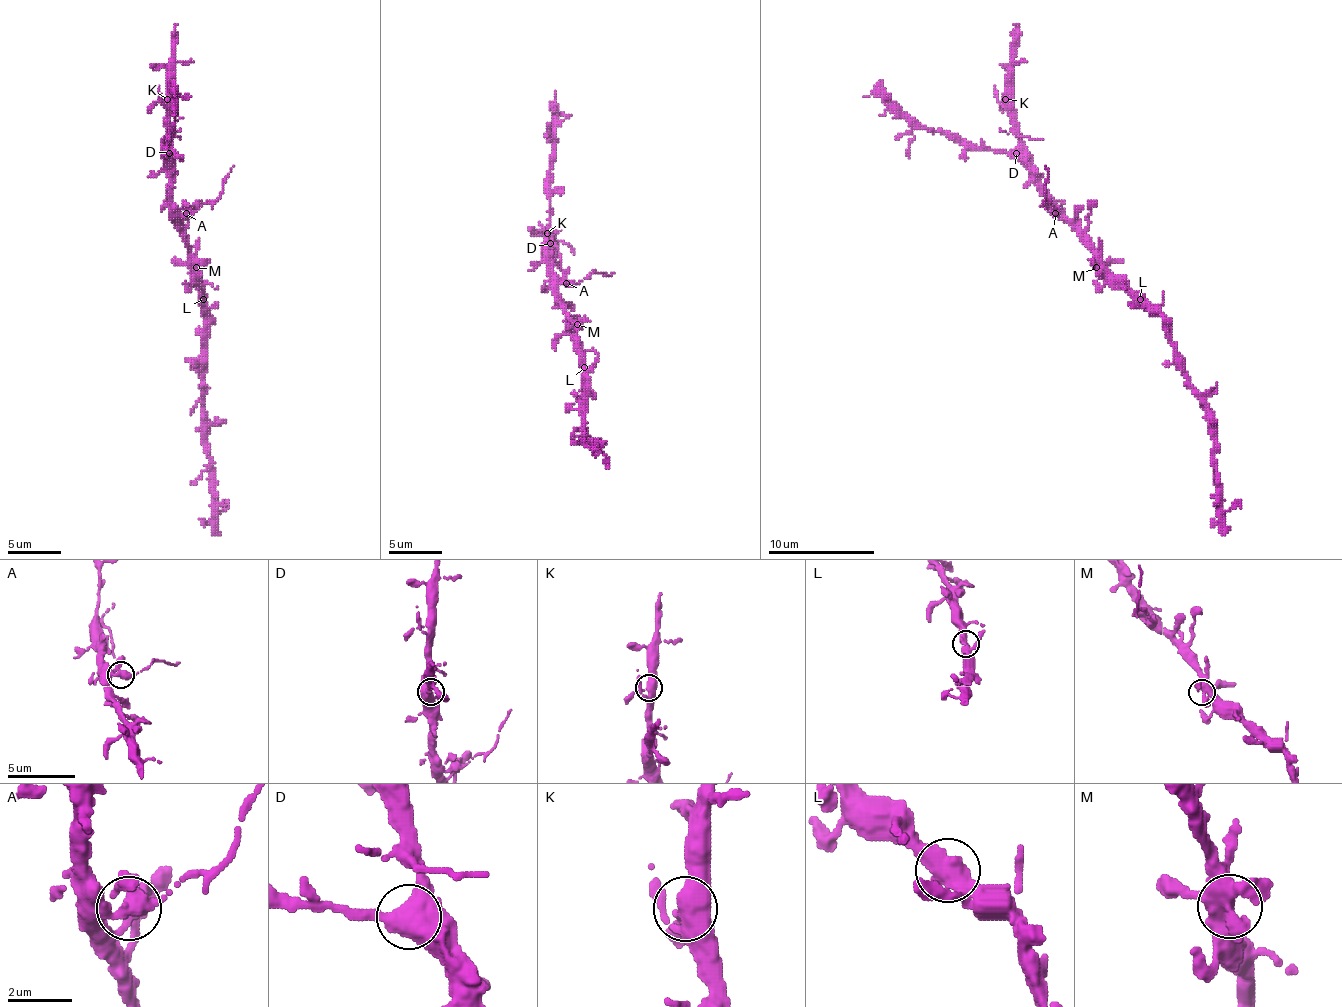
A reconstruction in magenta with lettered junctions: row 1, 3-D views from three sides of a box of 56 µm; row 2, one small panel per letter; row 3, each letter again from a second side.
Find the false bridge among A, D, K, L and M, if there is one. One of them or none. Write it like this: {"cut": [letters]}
{"cut": []}

